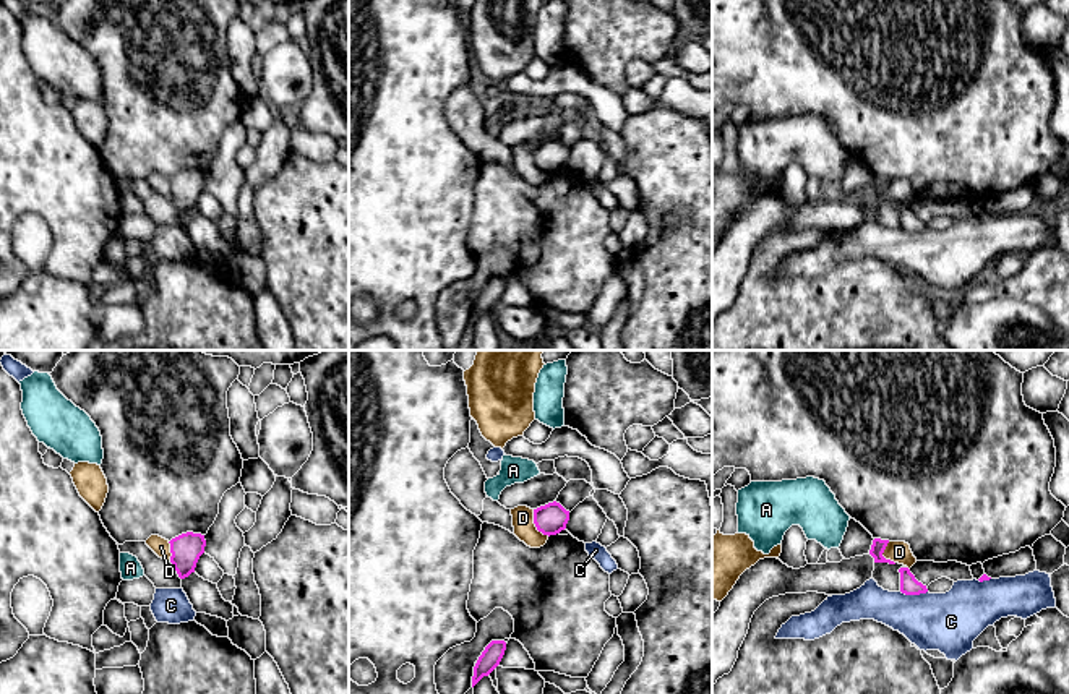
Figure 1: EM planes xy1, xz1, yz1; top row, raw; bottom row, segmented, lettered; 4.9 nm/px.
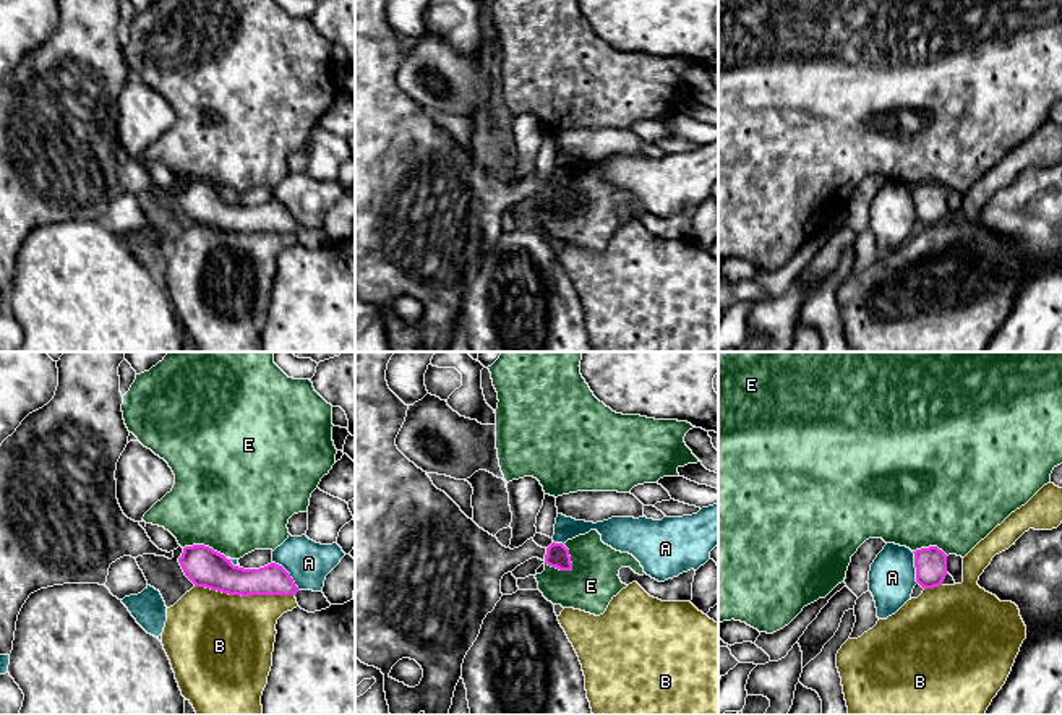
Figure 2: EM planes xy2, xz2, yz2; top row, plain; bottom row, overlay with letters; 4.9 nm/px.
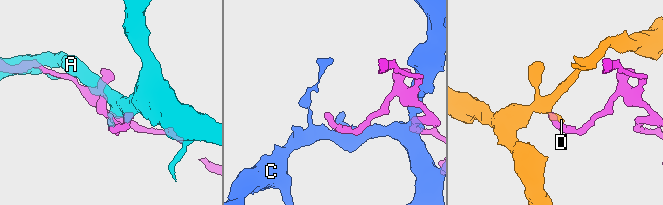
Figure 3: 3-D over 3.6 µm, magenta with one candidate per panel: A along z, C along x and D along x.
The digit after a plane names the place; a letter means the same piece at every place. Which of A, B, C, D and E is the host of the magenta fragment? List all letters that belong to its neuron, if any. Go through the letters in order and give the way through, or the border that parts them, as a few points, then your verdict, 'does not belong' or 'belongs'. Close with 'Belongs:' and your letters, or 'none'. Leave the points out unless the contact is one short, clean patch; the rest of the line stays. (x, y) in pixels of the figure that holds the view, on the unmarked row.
A: does not belong
B: does not belong
C: does not belong
D: border xz1 (532, 146), (534, 162), (549, 172); does not belong
E: border xz2 (569, 187), (569, 206), (556, 206), (545, 201); does not belong
Belongs: none

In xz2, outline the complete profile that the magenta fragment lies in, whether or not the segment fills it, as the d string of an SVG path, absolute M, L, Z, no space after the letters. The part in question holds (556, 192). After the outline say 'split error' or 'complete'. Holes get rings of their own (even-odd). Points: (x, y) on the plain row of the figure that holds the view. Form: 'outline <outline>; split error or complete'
outline M355 0L355 293L384 311L391 352L447 352L464 295L477 277L483 256L503 233L503 212L532 195L559 208L572 208L572 199L563 180L553 178L542 185L530 175L514 186L503 183L397 86L396 75L409 42L389 26L386 6L388 0ZM402 295L422 303L418 323L409 324L389 313Z; split error

